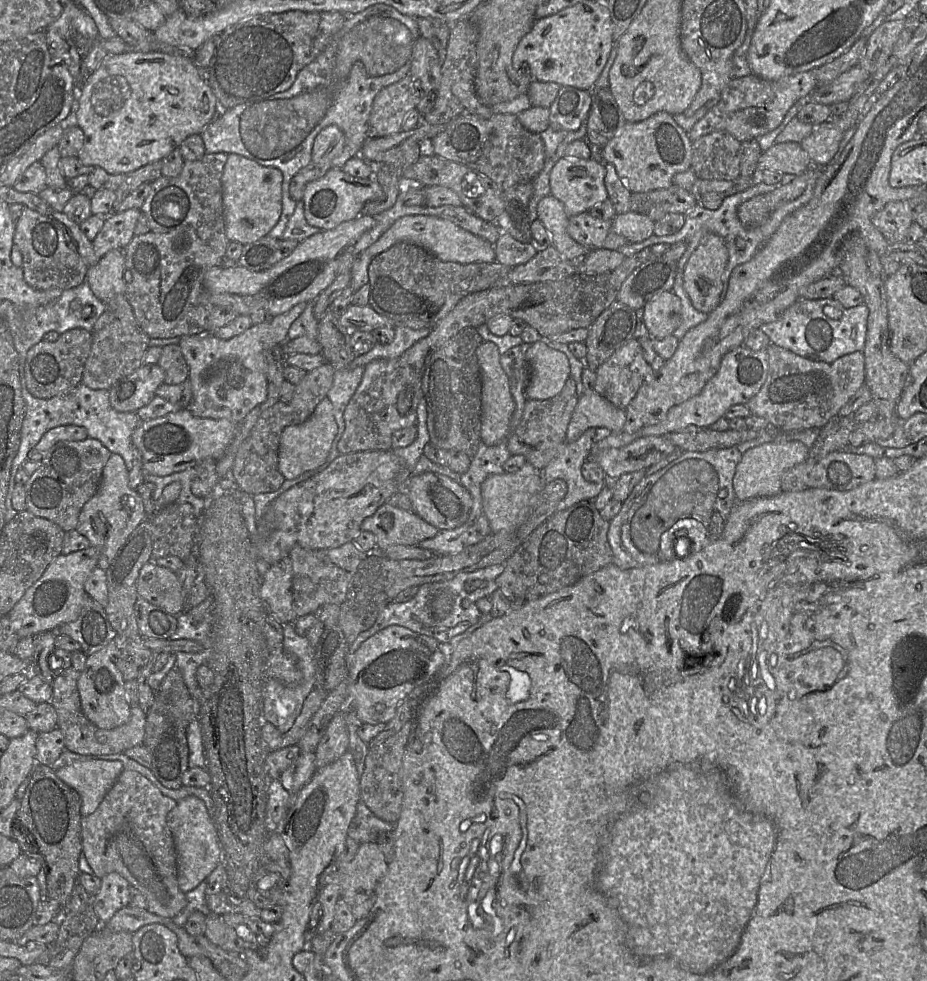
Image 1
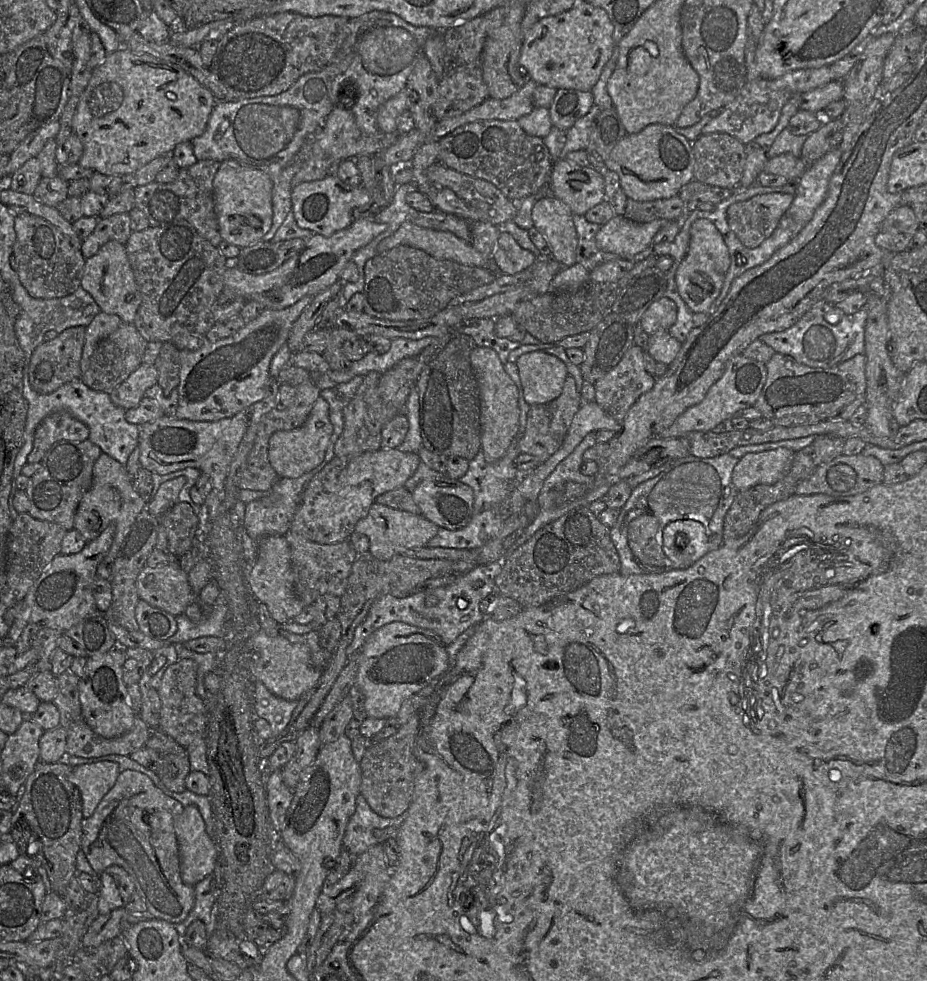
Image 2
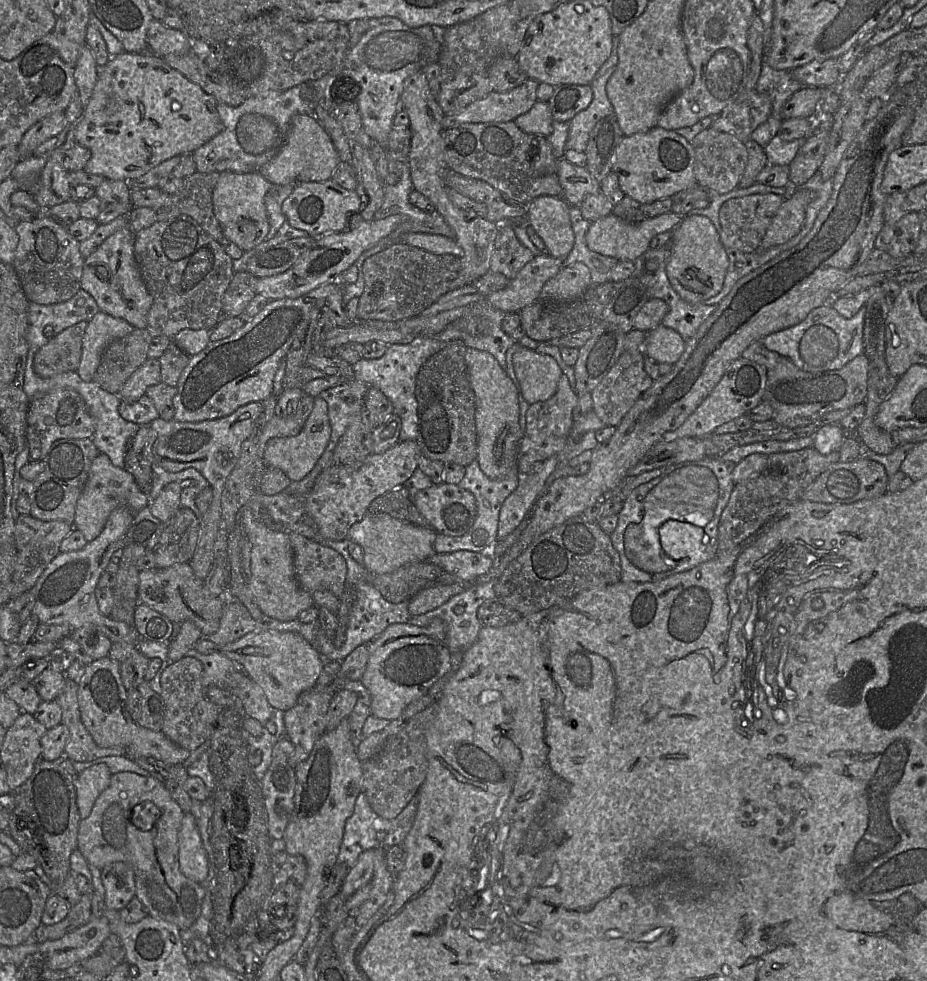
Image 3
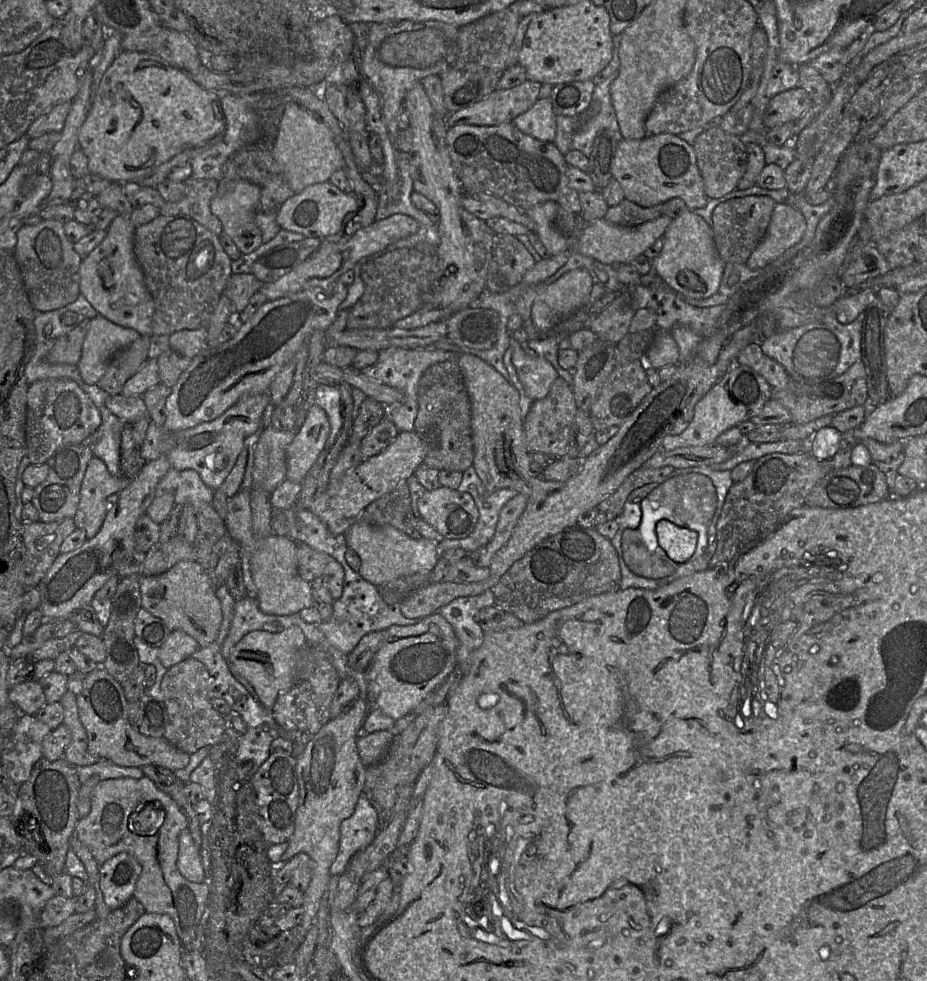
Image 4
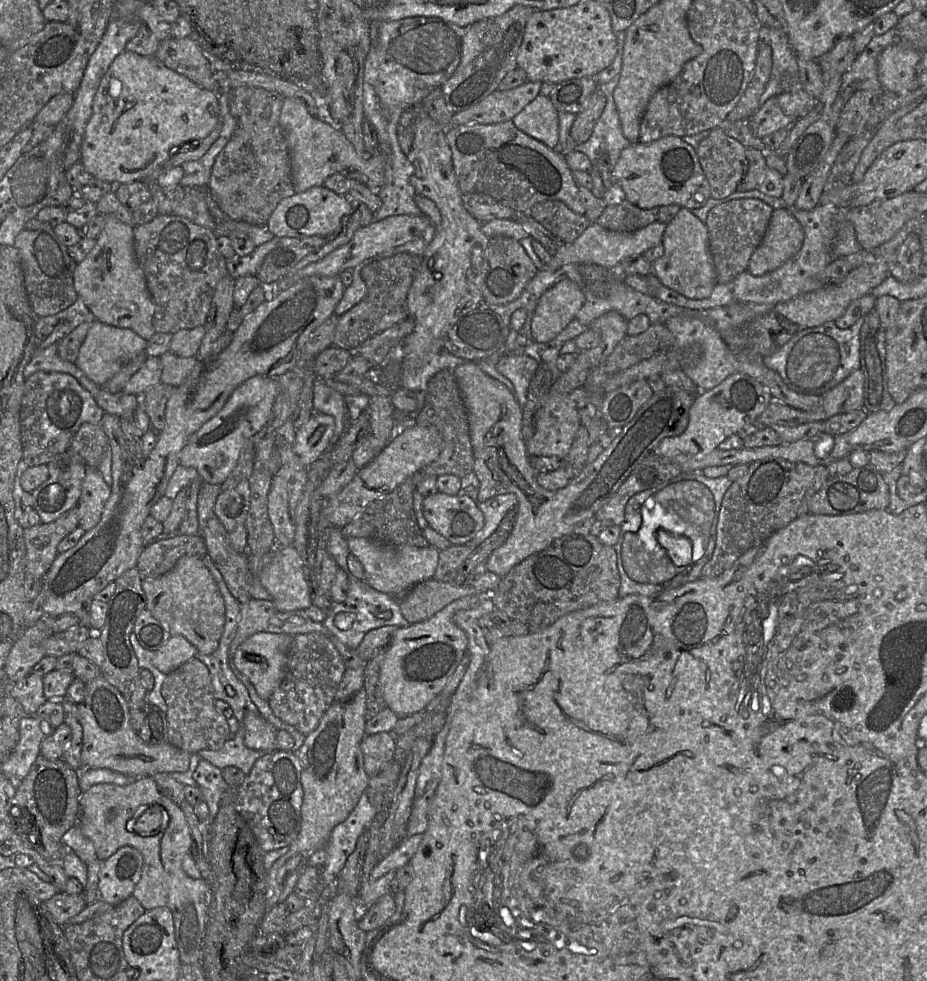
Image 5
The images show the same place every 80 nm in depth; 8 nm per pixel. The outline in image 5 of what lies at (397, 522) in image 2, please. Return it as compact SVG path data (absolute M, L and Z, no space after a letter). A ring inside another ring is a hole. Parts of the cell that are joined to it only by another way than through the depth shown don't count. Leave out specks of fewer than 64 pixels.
M364 537L349 538L347 541L349 553L364 567L365 581L375 590L393 596L399 604L411 587L434 577L440 551L431 545L424 548L412 545L391 546Z

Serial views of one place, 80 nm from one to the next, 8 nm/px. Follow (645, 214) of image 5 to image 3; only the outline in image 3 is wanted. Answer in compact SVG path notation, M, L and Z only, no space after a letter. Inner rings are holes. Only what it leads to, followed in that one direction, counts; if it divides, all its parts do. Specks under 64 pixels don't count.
M624 196L624 198L613 207L611 213L626 222L634 223L671 212L671 209L671 197L651 203L640 203L630 197Z

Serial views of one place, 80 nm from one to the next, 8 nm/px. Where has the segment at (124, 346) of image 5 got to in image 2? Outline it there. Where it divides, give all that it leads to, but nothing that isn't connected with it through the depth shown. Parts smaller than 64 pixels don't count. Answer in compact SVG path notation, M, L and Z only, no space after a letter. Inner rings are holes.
M100 311L86 327L85 343L81 358L82 373L87 371L91 356L98 343L113 333L122 322L118 315Z

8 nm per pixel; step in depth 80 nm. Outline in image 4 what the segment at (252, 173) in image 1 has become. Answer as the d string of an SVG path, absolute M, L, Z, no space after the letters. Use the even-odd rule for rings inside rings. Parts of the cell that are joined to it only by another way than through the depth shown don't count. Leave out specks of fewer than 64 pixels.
M247 180L219 181L218 191L211 200L212 213L220 220L223 233L229 236L242 254L249 254L262 244L262 233L255 223L261 188Z

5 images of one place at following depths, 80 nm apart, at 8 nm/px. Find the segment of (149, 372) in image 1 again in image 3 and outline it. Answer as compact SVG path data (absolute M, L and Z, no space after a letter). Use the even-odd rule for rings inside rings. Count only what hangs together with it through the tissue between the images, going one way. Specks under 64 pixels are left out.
M147 358L127 379L118 395L122 401L134 402L145 395L148 387L159 384L160 382L161 373L159 360Z

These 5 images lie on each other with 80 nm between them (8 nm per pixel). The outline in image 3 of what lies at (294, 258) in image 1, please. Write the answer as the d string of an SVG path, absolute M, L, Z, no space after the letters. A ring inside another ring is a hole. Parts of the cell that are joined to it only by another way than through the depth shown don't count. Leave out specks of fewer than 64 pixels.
M396 214L382 220L361 221L355 228L339 233L328 233L313 237L311 247L306 250L284 273L269 277L252 277L250 286L255 294L268 300L298 298L320 286L340 282L342 273L353 265L360 255L374 247L406 220L404 215Z

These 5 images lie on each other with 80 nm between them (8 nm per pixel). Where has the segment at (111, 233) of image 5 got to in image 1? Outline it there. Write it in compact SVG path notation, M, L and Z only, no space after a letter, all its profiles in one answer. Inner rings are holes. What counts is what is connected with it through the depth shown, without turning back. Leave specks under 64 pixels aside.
M112 249L87 269L85 282L89 284L94 295L107 306L107 301L115 295L126 295L124 273L124 251Z

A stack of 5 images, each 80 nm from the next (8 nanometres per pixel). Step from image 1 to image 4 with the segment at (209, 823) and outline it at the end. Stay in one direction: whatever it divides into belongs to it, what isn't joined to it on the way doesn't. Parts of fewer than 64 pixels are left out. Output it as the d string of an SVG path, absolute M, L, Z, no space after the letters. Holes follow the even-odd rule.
M183 830L180 835L178 870L187 880L194 883L206 881L202 863L200 846L197 846L189 830Z

